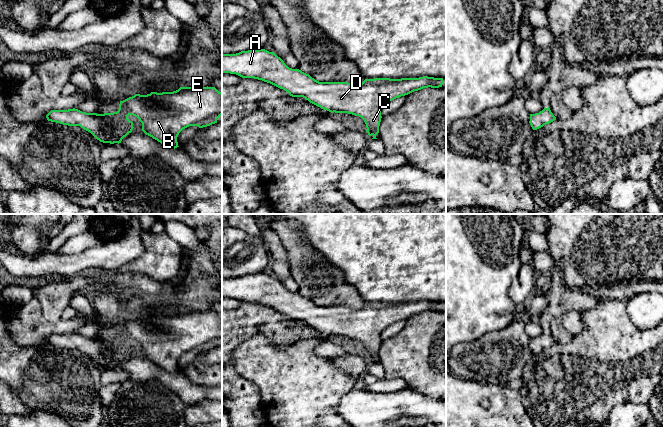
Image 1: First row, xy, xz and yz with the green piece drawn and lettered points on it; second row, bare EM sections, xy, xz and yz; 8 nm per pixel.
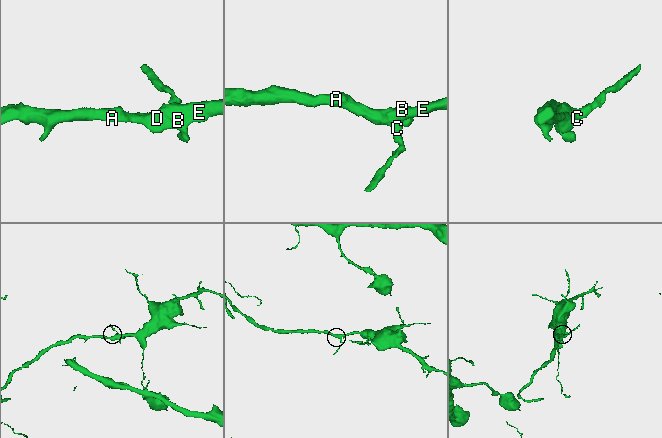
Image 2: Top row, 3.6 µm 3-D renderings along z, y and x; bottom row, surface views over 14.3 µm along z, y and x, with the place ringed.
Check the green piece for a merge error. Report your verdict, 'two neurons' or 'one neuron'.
one neuron

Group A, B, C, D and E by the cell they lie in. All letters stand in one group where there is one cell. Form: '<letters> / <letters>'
A B C D E

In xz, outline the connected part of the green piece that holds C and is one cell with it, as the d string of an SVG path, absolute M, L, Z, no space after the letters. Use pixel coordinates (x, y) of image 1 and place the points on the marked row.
M265 49L241 51L236 54L222 54L222 73L236 74L242 78L254 78L270 83L280 89L285 90L292 97L303 97L310 103L327 110L331 113L348 113L361 117L366 124L366 132L372 139L377 139L376 135L379 133L379 126L381 122L381 109L388 102L399 98L401 96L408 95L414 91L421 90L423 88L439 88L442 87L443 78L434 78L423 76L419 78L374 78L365 79L361 84L352 84L348 82L319 82L312 78L309 74L302 72L299 69L289 68L284 61L278 57L275 53L269 52Z

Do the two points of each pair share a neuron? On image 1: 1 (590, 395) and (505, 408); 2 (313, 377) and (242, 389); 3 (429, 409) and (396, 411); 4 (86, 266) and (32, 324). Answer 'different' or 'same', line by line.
1: different
2: different
3: same
4: different

